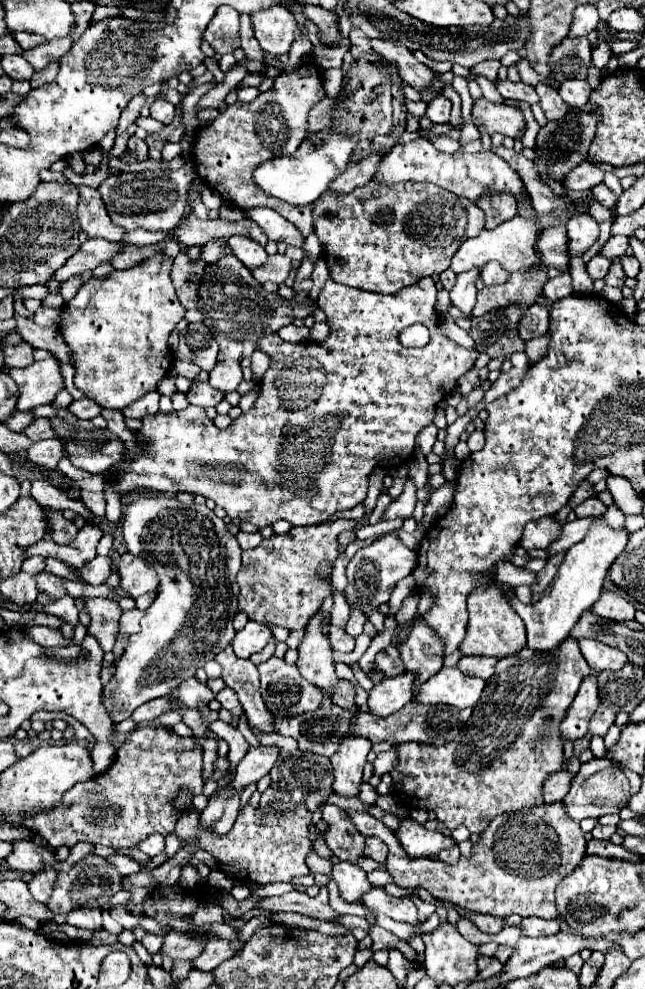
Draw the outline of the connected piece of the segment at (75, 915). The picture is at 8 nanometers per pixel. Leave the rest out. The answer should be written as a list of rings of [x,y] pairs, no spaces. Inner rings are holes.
[[[85,908],[85,910],[77,910],[77,912],[69,912],[67,916],[67,924],[83,928],[83,930],[91,930],[97,932],[103,928],[103,920],[101,920],[101,910],[99,908]]]

